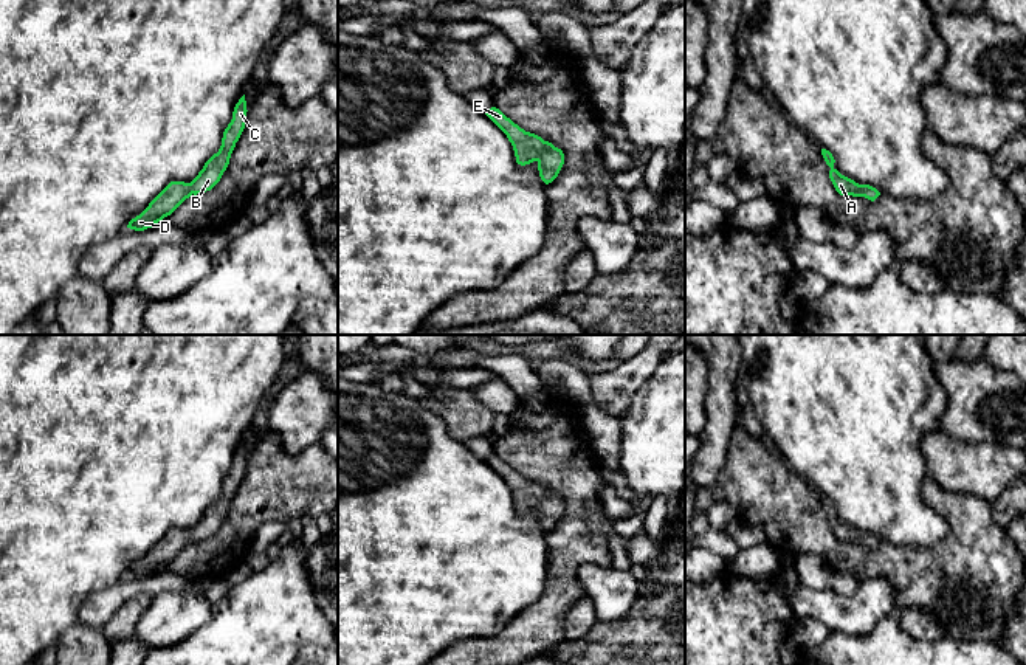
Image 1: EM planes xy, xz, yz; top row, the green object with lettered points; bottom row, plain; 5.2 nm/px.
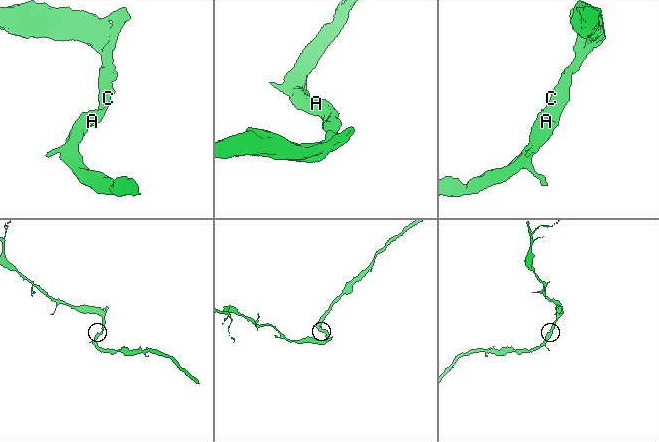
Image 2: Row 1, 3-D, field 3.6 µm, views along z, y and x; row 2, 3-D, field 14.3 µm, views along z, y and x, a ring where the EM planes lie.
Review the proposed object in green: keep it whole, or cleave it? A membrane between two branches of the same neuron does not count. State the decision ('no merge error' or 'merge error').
no merge error

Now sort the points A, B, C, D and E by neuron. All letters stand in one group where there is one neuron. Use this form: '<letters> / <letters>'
A B C D E

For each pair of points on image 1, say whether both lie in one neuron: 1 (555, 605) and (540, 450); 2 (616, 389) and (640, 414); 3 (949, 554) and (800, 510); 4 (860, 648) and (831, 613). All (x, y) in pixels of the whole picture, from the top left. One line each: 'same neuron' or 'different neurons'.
1: same neuron
2: different neurons
3: same neuron
4: different neurons

